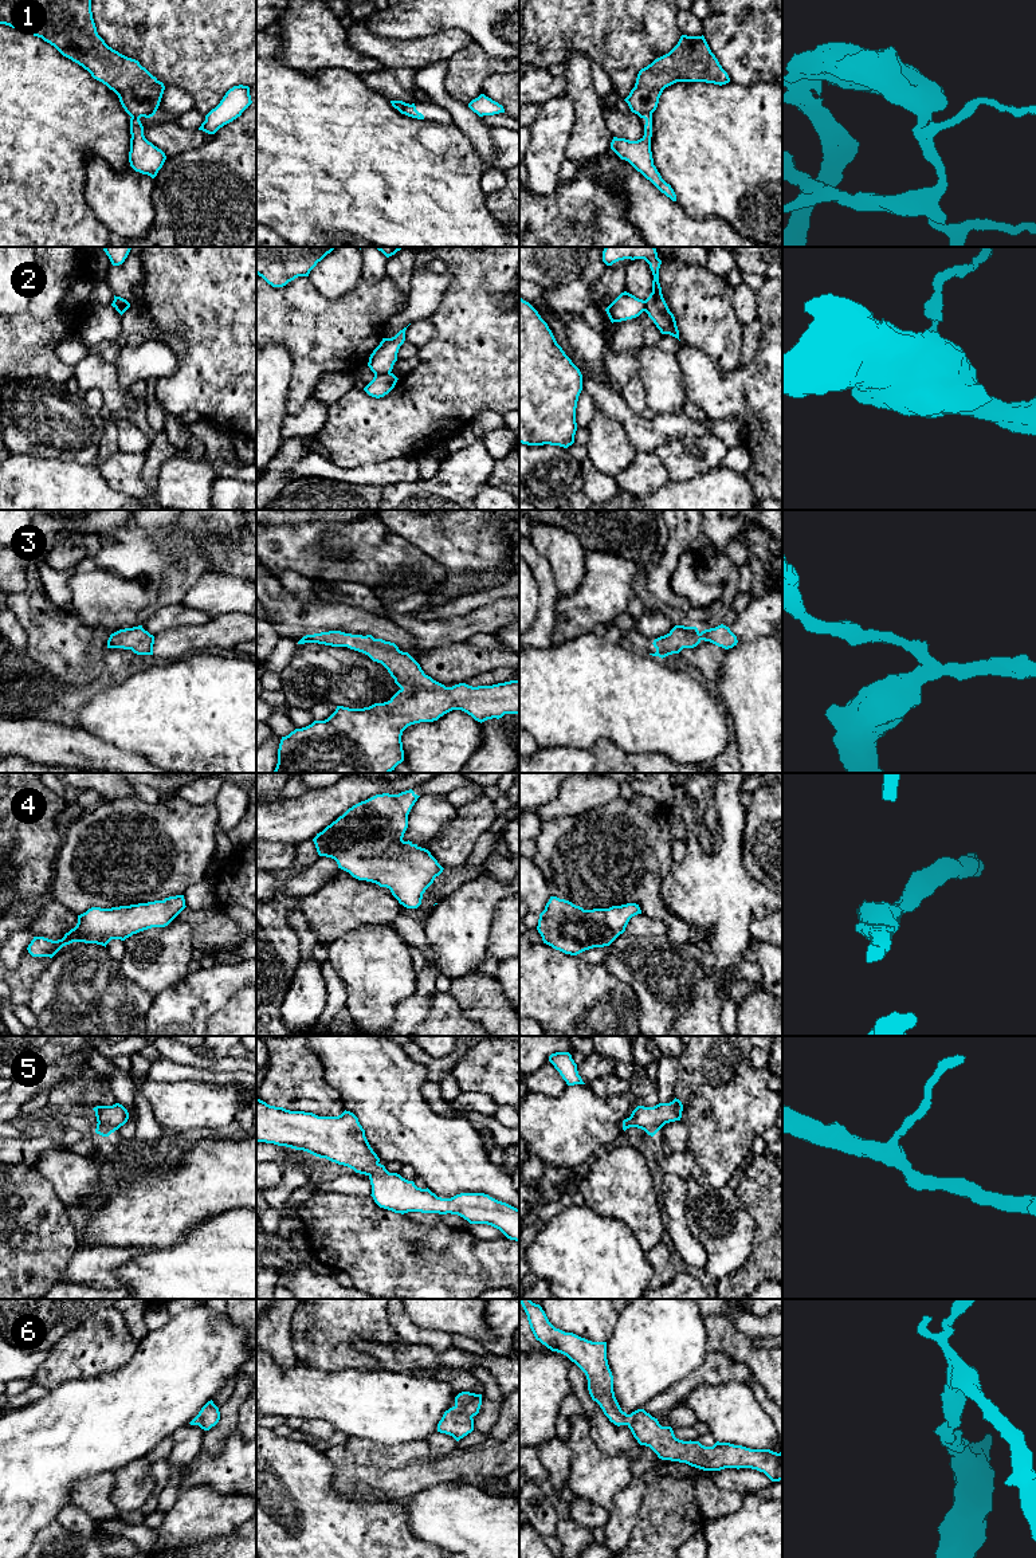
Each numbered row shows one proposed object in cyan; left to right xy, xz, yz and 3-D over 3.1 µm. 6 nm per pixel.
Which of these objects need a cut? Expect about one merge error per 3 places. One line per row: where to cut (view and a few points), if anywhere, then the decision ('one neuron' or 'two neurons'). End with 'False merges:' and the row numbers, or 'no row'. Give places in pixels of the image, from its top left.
1: yz (651, 113), (644, 113), (640, 117) | two neurons
2: xz (389, 372), (375, 375) | two neurons
3: no cut | one neuron
4: no cut | one neuron
5: no cut | one neuron
6: no cut | one neuron
False merges: 1, 2

